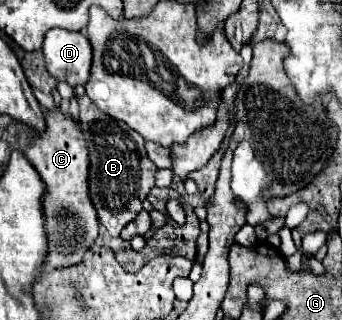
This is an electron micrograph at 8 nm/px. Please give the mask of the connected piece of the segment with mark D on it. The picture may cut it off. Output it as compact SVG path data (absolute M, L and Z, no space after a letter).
M52 28L44 36L44 62L52 78L68 82L72 88L84 86L90 78L92 48L82 32Z

